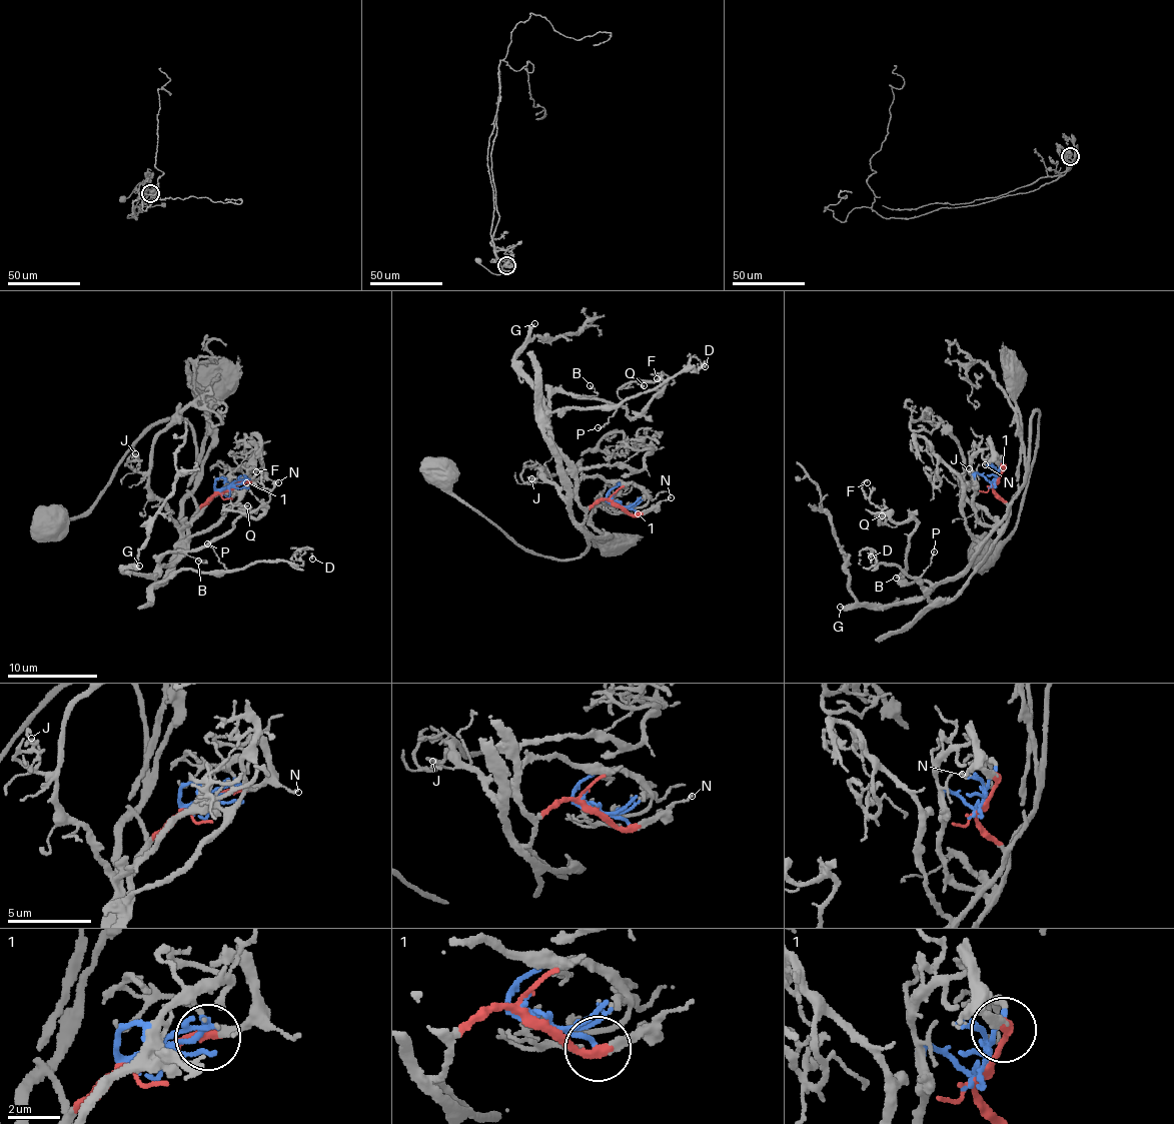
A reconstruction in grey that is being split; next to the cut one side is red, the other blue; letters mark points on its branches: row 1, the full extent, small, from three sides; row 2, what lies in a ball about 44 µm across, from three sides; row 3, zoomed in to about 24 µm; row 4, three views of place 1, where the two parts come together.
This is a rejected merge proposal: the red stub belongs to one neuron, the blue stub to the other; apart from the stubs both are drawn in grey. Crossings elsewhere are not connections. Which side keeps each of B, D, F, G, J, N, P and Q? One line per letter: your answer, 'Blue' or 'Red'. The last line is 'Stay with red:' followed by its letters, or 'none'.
B: Red
D: Blue
F: Red
G: Red
J: Blue
N: Red
P: Blue
Q: Red
Stay with red: B, F, G, N, Q

